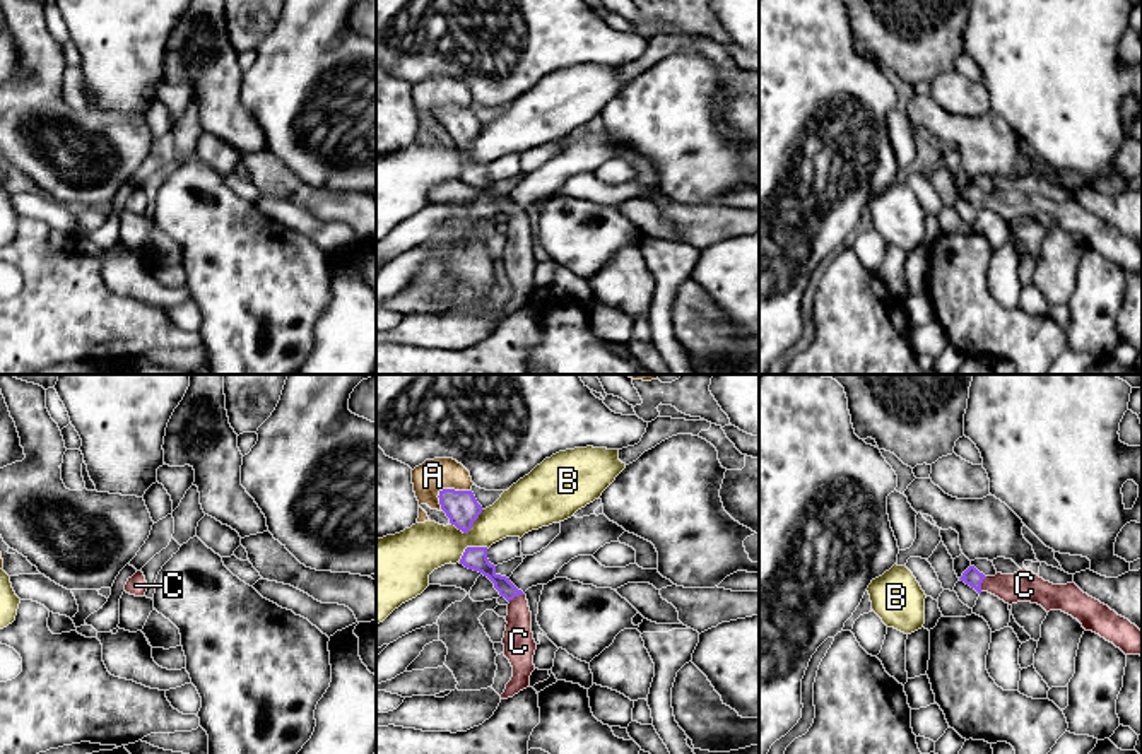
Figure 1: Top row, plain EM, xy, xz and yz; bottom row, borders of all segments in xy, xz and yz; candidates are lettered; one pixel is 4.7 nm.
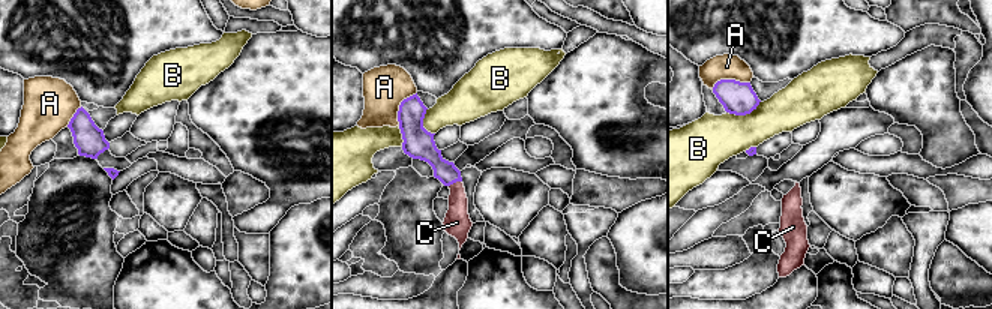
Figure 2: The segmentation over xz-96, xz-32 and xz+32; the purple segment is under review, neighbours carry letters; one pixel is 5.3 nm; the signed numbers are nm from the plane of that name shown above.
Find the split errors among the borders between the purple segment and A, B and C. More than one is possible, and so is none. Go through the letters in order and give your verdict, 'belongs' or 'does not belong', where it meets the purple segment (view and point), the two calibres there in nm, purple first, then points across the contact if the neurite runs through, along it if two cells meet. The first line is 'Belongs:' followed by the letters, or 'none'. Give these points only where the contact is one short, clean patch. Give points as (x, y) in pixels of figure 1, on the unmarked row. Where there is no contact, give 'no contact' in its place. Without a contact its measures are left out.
Belongs: C
A: does not belong; meets purple in xz at (447, 106); 160 nm thick on the purple side, 160 nm on the other
B: does not belong; meets purple in xz at (469, 146); 160 nm thick on the purple side, 240 nm on the other; border along xz (482, 127), (465, 149), (450, 141)
C: belongs; meets purple in xz at (515, 212); 100 nm thick on the purple side, 150 nm on the other; runs through xz (476, 176), (515, 212), (518, 259)

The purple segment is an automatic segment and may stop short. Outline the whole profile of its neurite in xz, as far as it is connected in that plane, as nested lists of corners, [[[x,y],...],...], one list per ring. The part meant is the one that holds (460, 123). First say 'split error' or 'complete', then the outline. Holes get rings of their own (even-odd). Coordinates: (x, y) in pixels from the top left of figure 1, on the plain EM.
complete; [[[443,106],[439,108],[441,127],[450,135],[450,140],[455,142],[463,150],[468,150],[474,138],[482,130],[482,123],[477,120],[472,108],[455,108]]]

